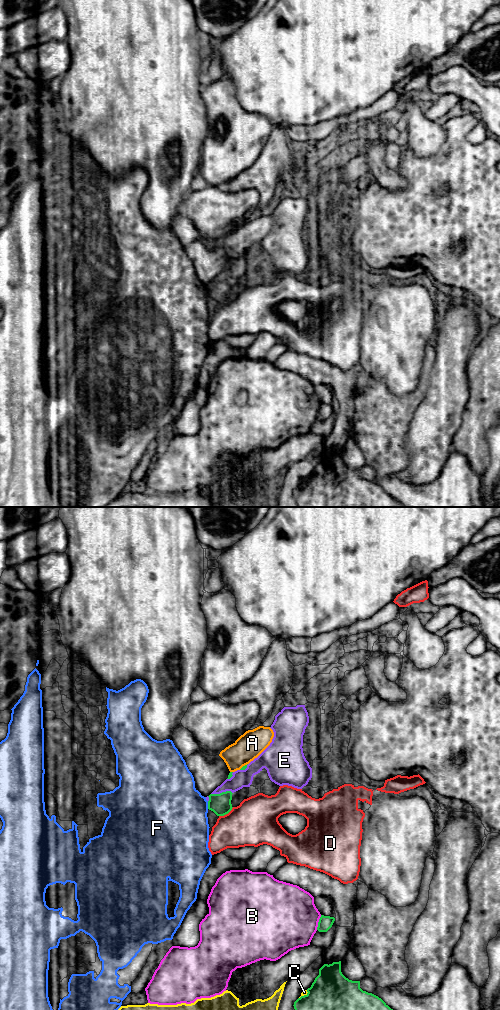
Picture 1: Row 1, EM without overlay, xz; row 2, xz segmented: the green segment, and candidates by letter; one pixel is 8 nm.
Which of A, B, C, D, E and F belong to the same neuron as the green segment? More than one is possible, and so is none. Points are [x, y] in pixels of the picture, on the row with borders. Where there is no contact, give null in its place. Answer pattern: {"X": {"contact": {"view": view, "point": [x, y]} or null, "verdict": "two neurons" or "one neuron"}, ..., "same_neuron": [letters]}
{"A": {"contact": {"view": "xz", "point": [243, 766]}, "verdict": "two neurons"}, "B": {"contact": {"view": "xz", "point": [318, 922]}, "verdict": "two neurons"}, "C": {"contact": {"view": "xz", "point": [304, 995]}, "verdict": "two neurons"}, "D": {"contact": {"view": "xz", "point": [226, 813]}, "verdict": "two neurons"}, "E": {"contact": {"view": "xz", "point": [222, 792]}, "verdict": "two neurons"}, "F": {"contact": {"view": "xz", "point": [208, 805]}, "verdict": "two neurons"}, "same_neuron": []}

